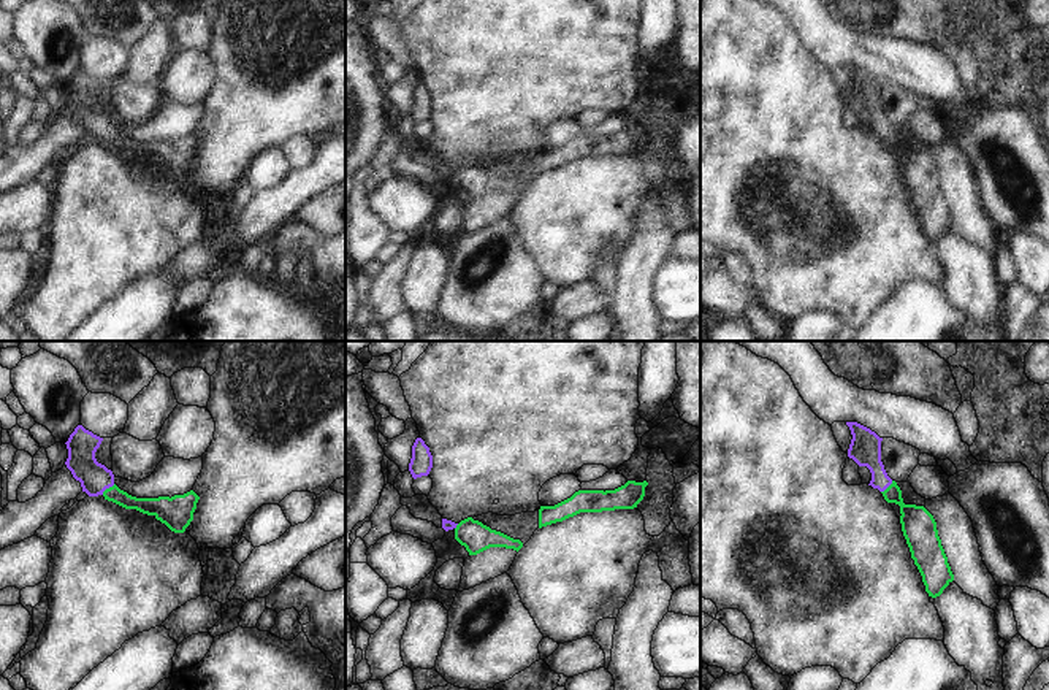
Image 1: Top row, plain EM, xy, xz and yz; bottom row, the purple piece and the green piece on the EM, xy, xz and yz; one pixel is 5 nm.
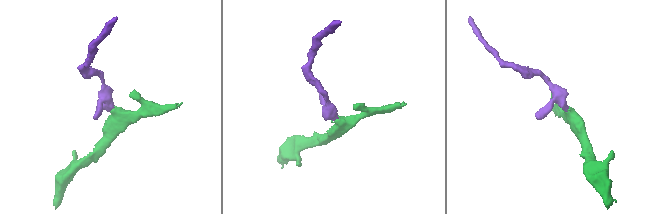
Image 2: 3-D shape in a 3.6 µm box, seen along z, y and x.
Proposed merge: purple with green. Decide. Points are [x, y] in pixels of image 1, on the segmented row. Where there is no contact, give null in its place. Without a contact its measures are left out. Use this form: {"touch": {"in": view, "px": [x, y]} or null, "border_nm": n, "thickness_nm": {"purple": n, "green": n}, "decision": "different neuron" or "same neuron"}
{"touch": {"in": "xy", "px": [108, 487]}, "border_nm": 90, "thickness_nm": {"purple": 160, "green": 100}, "decision": "same neuron"}

